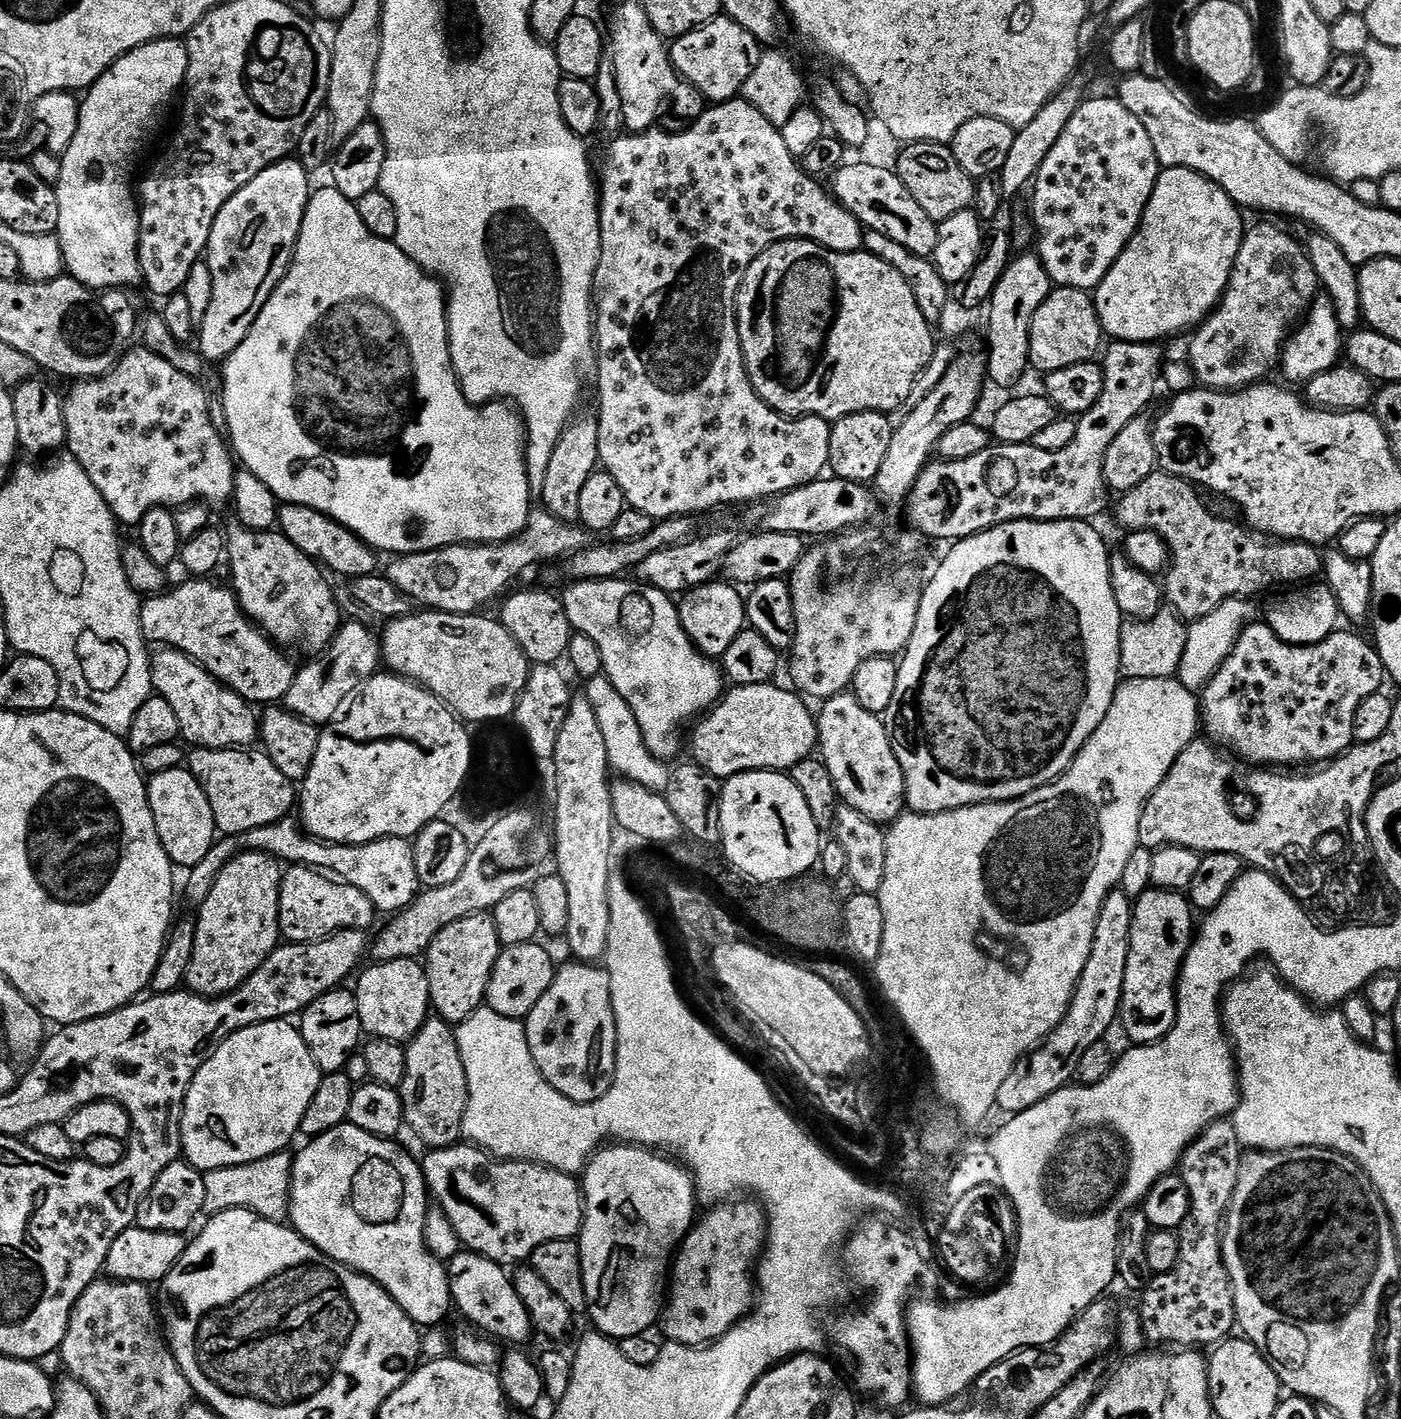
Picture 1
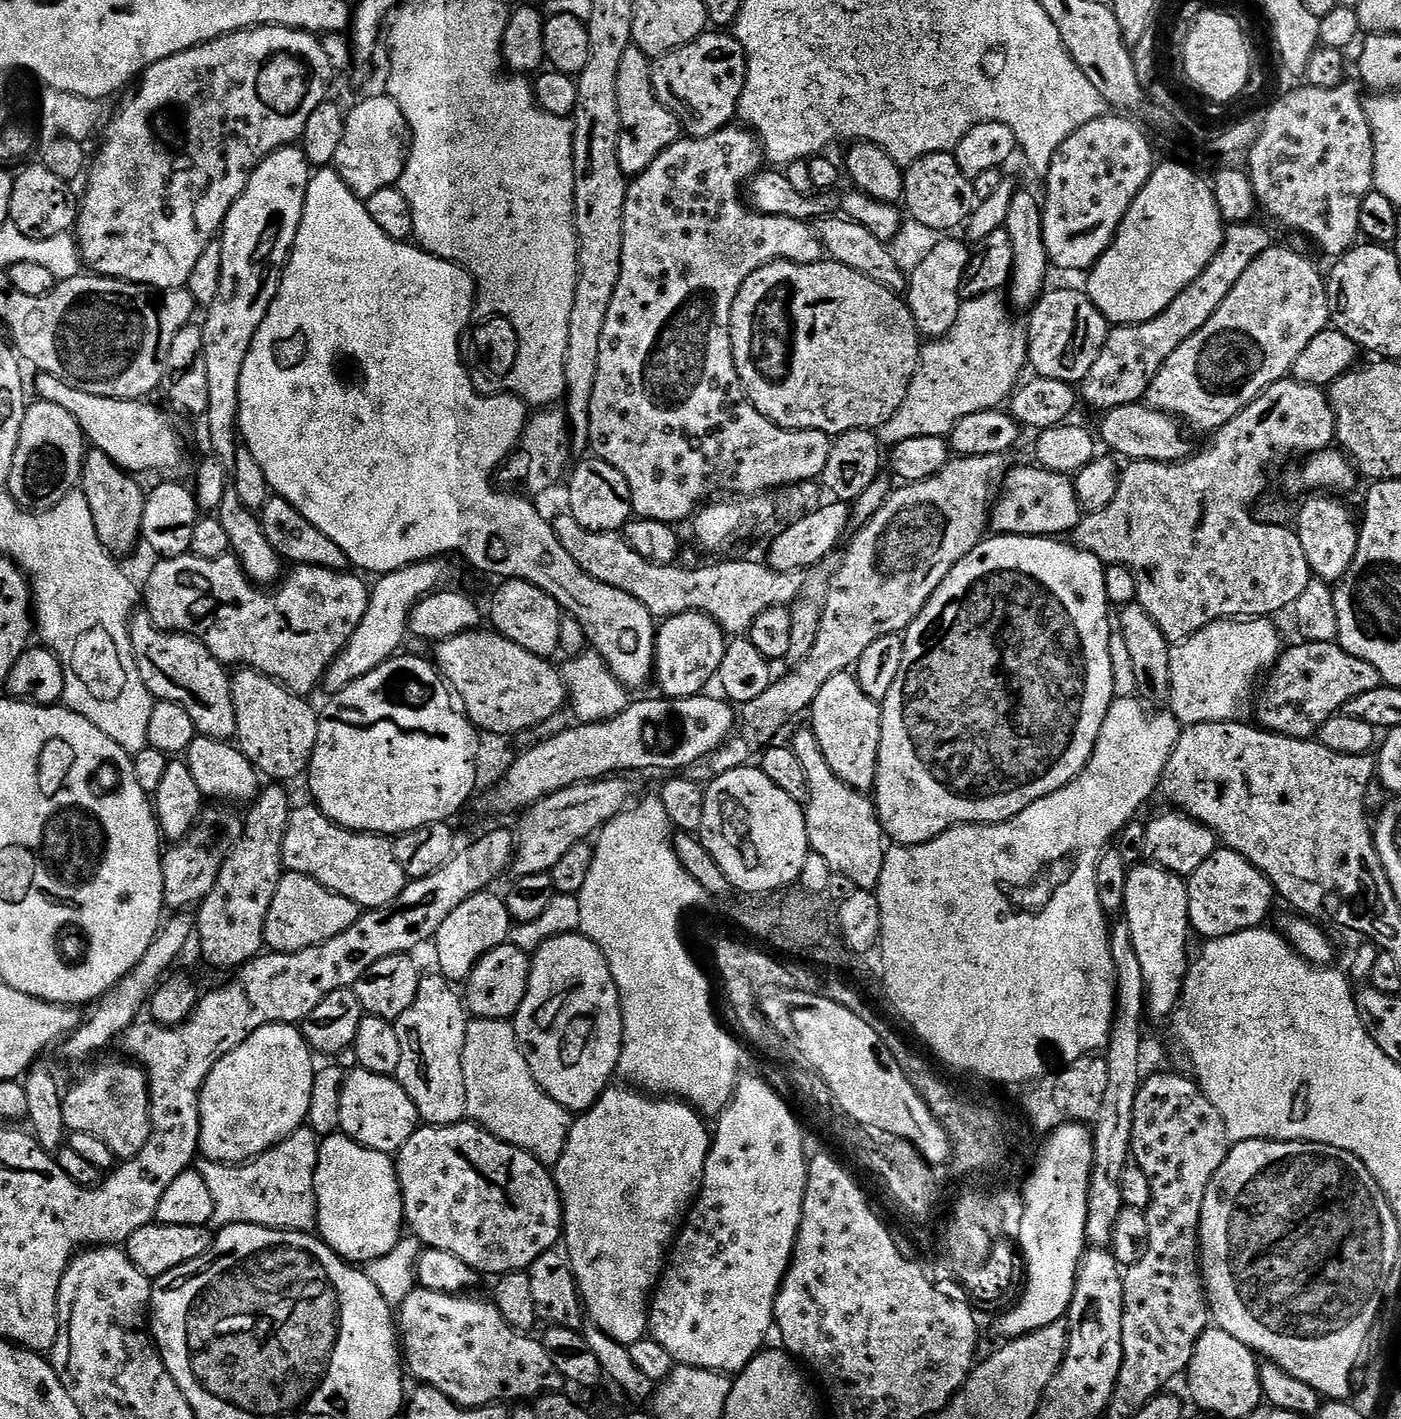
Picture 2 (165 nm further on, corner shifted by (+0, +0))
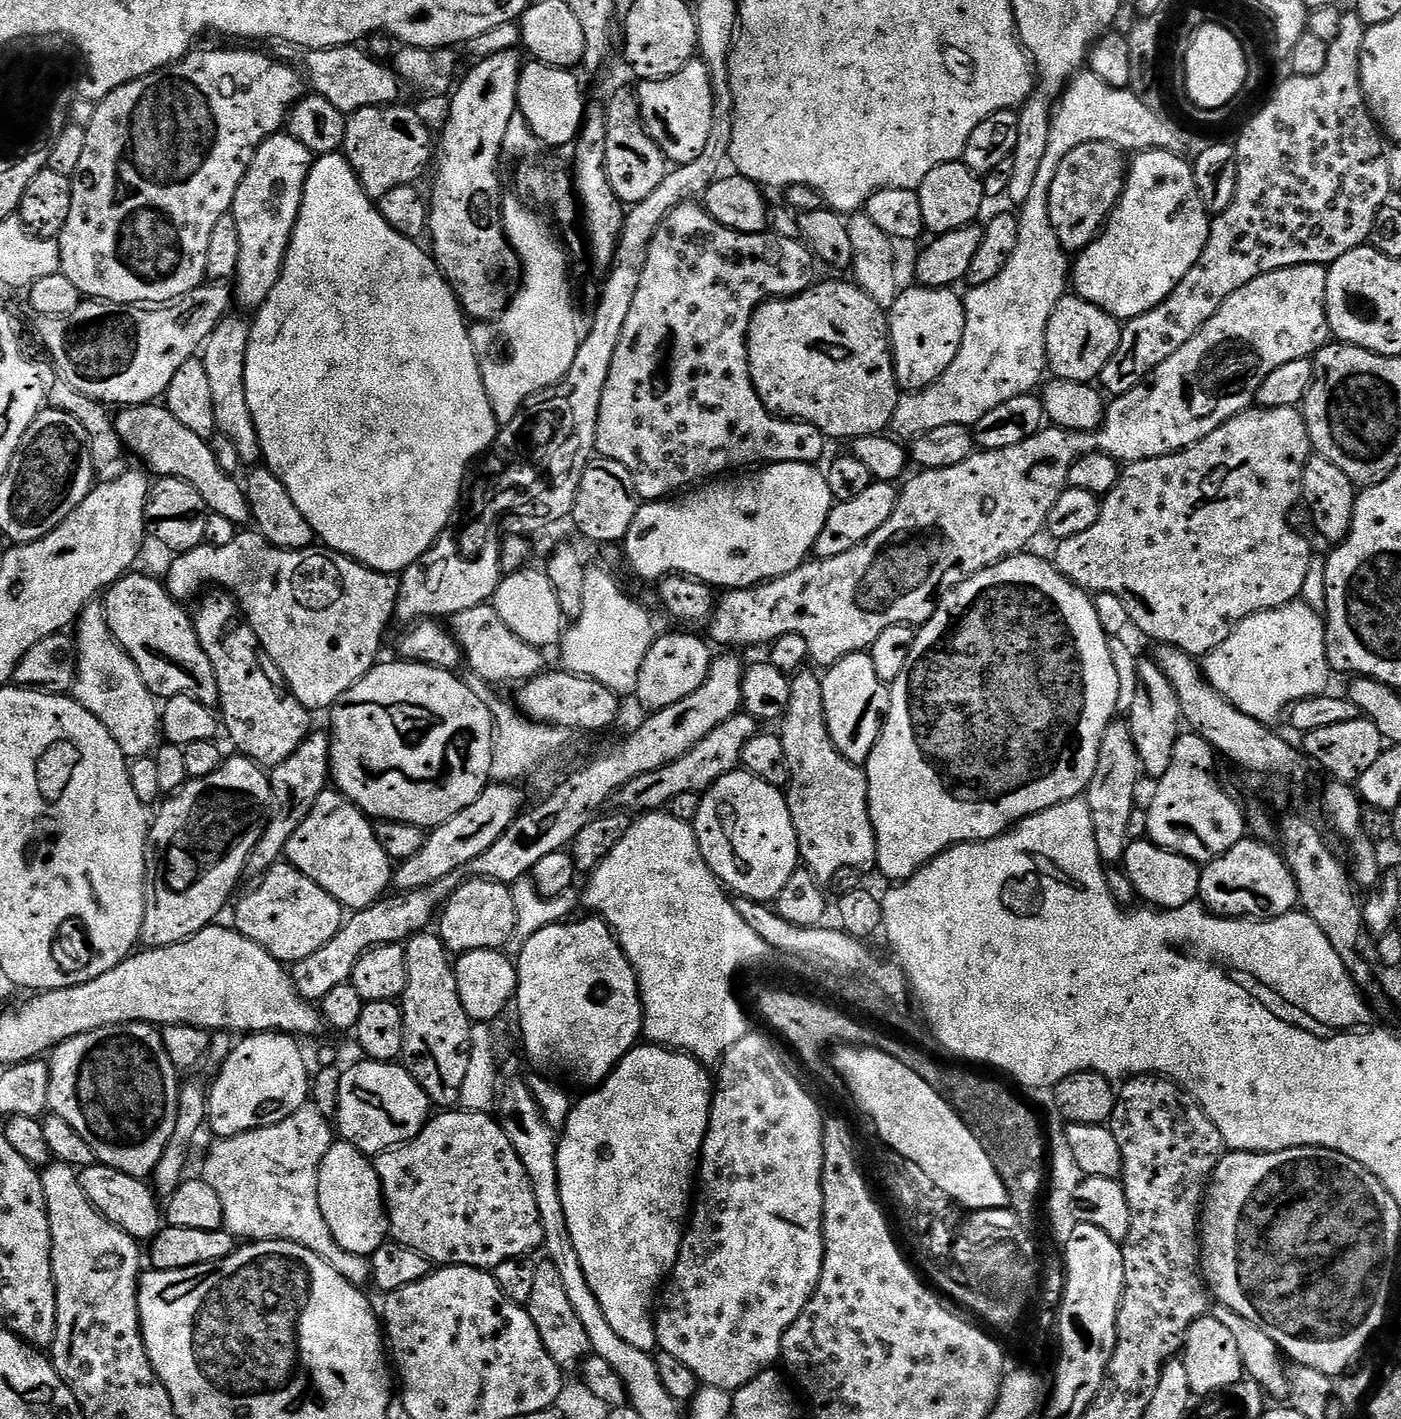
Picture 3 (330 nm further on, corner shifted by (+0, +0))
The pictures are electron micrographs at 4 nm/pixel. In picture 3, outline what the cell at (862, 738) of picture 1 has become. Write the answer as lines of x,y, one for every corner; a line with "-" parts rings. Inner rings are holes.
855,652
842,662
831,665
822,676
822,702
826,710
826,726
834,746
851,764
867,765
870,754
884,731
884,718
892,707
889,685
878,678
868,652

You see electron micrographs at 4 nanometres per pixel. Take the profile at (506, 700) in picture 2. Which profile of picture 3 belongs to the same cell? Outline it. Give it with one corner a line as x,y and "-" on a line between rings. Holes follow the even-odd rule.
563,670
555,671
540,673
521,685
516,704
524,715
540,723
569,730
604,730
615,722
622,704
616,693
593,680
582,679

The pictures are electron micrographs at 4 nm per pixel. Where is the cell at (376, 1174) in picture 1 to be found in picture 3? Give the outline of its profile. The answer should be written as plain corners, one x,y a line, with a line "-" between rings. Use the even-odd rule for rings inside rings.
333,1142
330,1150
326,1150
326,1158
322,1158
318,1174
318,1206
322,1206
322,1218
326,1218
330,1234
334,1234
334,1242
338,1242
342,1250
350,1250
350,1254
370,1258
389,1239
388,1210
384,1206
384,1191
376,1173
375,1163
359,1152
353,1144

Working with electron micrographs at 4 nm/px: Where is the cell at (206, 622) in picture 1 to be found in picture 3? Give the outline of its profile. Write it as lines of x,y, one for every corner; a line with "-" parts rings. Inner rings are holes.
248,530
237,531
234,542
227,546
205,542
188,552
173,555
166,579
168,593
175,600
188,602
191,596
199,597
213,586
227,592
240,605
245,621
254,630
264,652
270,654
274,666
278,666
294,698
313,714
319,713
319,708
331,709
342,694
346,694
346,690
357,684
381,659
384,631
396,615
400,581
393,573
375,572
373,568
323,546
291,552
274,547
255,530
244,531

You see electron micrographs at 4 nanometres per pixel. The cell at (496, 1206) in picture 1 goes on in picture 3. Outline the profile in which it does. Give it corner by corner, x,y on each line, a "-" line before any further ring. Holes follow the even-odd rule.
444,1110
433,1115
424,1129
410,1142
391,1148
388,1152
381,1152
375,1157
376,1173
384,1191
384,1206
388,1210
388,1230
391,1239
404,1248
412,1248
418,1254
431,1260
436,1266
470,1266
495,1270
499,1264
510,1258
528,1258
533,1255
535,1248
539,1249
544,1243
544,1231
538,1214
538,1202
534,1202
534,1190
530,1178
526,1174
526,1166
518,1158
514,1146
510,1146
510,1138
506,1138
503,1128
488,1112
470,1112
467,1110

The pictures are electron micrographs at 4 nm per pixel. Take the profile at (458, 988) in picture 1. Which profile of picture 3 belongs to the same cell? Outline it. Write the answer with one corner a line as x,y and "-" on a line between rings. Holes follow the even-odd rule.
465,879
444,901
442,911
438,916
438,924
439,920
438,935
440,941
448,947
449,953
463,954
474,950
503,949
505,947
503,944
508,939
511,941
516,934
516,915
514,914
514,898
512,897
511,887
507,884
500,884
496,880

